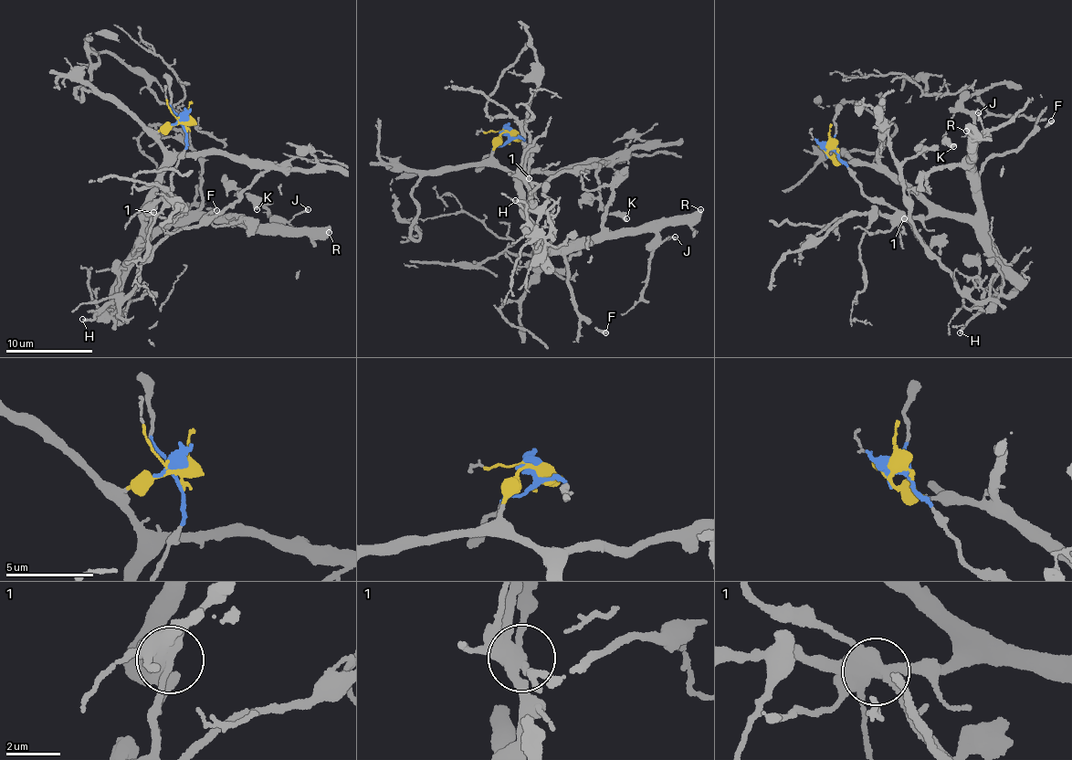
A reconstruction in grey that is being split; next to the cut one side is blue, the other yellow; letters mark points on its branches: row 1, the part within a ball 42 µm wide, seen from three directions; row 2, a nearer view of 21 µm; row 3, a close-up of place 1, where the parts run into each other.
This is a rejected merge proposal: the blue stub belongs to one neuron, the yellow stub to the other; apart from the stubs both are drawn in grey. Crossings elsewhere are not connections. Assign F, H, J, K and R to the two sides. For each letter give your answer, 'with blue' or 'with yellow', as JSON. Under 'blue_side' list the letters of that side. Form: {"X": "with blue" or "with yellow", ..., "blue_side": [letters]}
{"F": "with yellow", "H": "with yellow", "J": "with yellow", "K": "with blue", "R": "with yellow", "blue_side": ["K"]}

